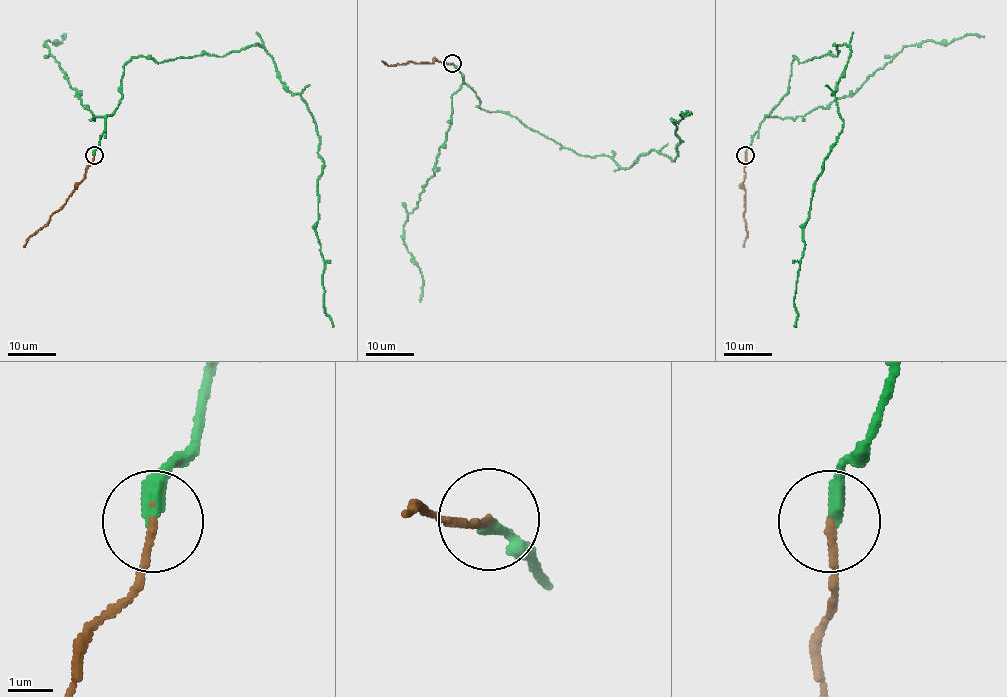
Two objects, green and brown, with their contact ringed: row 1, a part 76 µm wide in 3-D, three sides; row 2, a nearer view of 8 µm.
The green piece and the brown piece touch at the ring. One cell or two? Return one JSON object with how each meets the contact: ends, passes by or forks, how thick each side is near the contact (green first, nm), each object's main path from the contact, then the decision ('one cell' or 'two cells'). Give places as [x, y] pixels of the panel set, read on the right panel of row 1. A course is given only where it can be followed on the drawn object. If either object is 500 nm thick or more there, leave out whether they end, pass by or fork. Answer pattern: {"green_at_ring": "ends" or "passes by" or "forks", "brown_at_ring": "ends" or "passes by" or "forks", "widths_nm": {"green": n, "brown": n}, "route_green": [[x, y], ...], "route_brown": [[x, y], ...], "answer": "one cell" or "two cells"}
{"green_at_ring": "ends", "brown_at_ring": "ends", "widths_nm": {"green": 340, "brown": 170}, "route_green": [[745, 155], [788, 92], [794, 56], [836, 56], [846, 44], [832, 94], [842, 130], [803, 229], [795, 327]], "route_brown": [[745, 155], [743, 215], [748, 236], [743, 247]], "answer": "one cell"}

